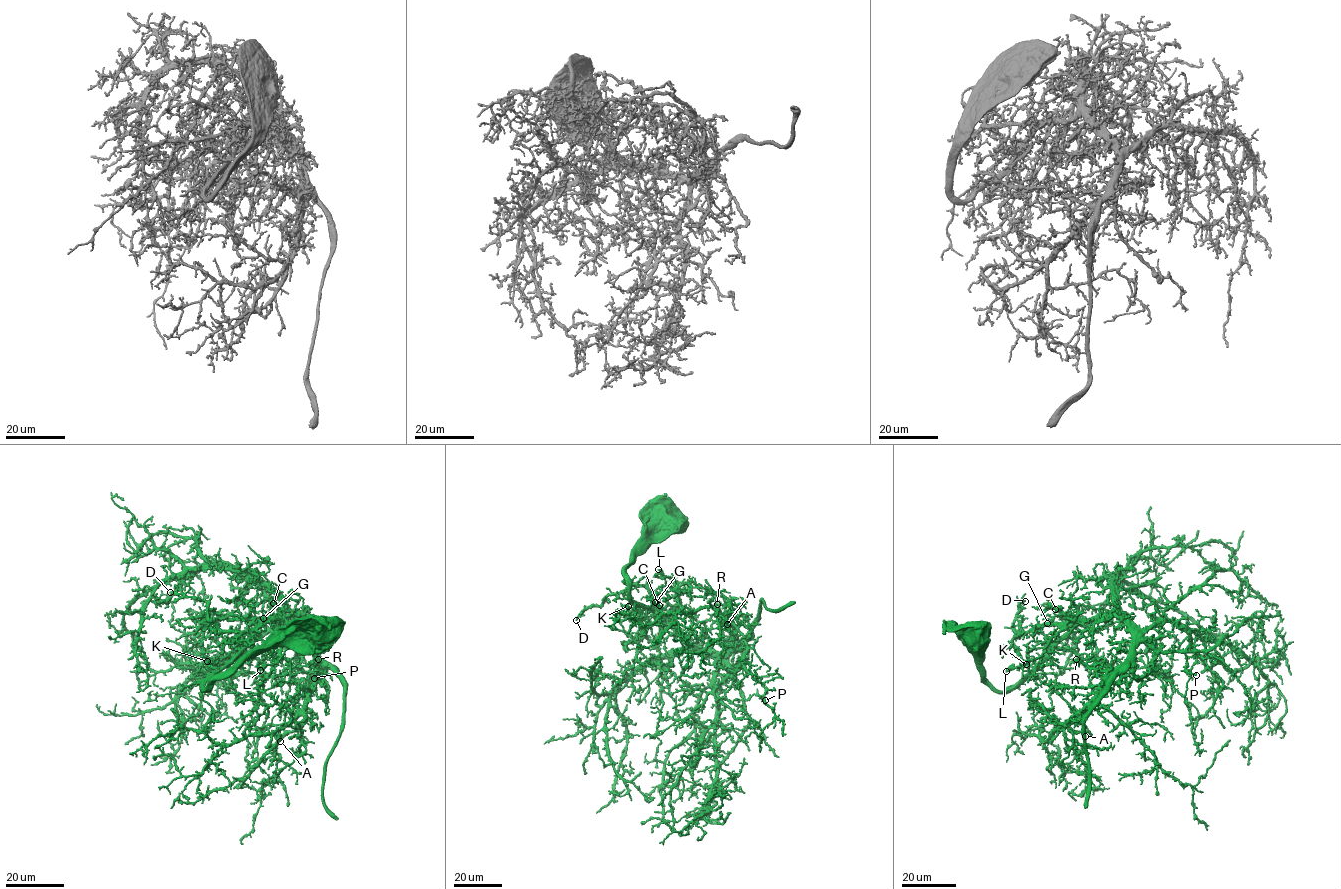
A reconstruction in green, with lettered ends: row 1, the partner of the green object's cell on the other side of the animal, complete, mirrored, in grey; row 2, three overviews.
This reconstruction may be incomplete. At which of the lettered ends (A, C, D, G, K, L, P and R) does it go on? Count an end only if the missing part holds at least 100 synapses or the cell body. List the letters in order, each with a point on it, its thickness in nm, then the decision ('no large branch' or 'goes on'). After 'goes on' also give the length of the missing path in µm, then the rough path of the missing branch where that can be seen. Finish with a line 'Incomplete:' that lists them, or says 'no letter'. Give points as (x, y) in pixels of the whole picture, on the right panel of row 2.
A: at (1085, 736); 240 nm thick; no large branch
C: at (1055, 609); 280 nm thick; no large branch
D: at (1025, 601); 240 nm thick; no large branch
G: at (1047, 623); 240 nm thick; no large branch
K: at (1026, 664); 280 nm thick; no large branch
L: at (1006, 671); 280 nm thick; no large branch
P: at (1196, 675); 320 nm thick; no large branch
R: at (1076, 659); 280 nm thick; goes on; about 20 µm are missing; missing branch runs (1076, 659), (1066, 659), (1077, 655), (1088, 644)
Incomplete: R

